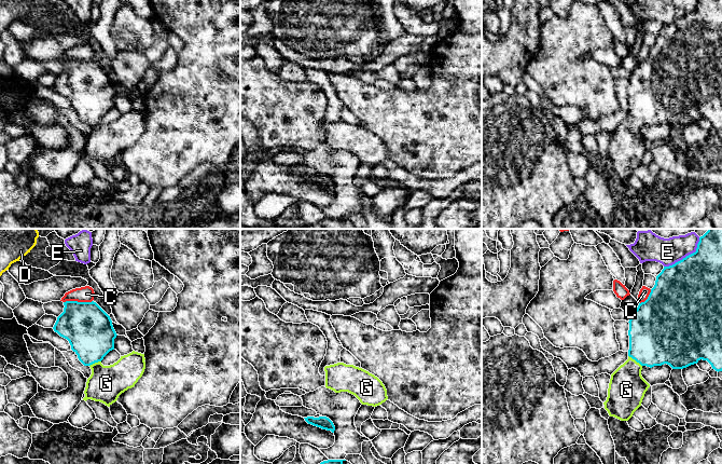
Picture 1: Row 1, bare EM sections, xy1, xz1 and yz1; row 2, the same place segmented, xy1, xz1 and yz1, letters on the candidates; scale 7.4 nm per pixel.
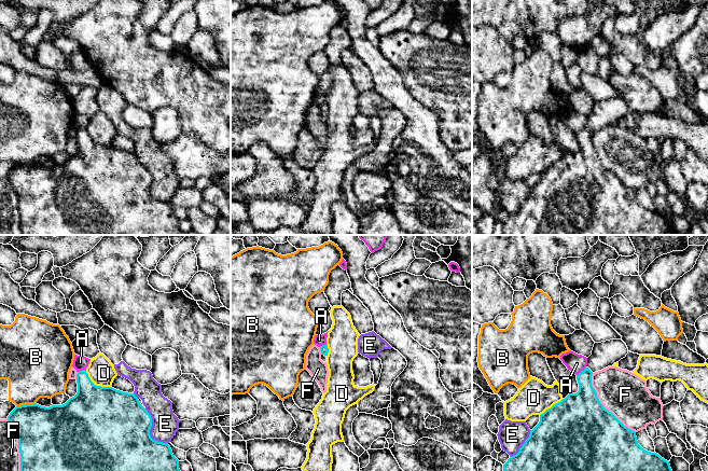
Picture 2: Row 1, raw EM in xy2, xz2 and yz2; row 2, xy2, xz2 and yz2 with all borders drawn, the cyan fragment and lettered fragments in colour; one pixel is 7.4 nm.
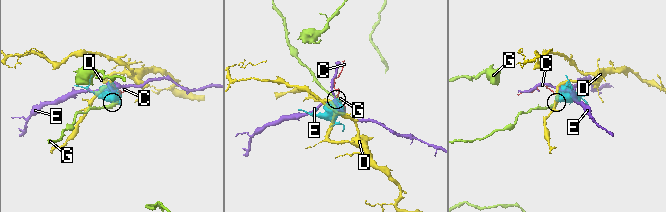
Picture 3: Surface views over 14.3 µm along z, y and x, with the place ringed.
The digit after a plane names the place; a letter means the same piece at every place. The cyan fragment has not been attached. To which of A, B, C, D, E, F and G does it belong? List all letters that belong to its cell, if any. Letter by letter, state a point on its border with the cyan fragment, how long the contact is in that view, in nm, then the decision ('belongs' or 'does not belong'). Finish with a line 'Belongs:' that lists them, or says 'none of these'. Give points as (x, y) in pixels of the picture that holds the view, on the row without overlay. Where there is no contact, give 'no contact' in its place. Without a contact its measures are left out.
A: yz2 (582, 129) | 100 nm | does not belong
B: xy2 (26, 163) | 160 nm | does not belong
C: xy1 (77, 59) | 220 nm | does not belong
D: xy2 (95, 143) | 240 nm | does not belong
E: xy2 (149, 190) | 320 nm | does not belong
F: yz2 (602, 164) | 550 nm | does not belong
G: yz1 (635, 118) | 130 nm | belongs
Belongs: G

